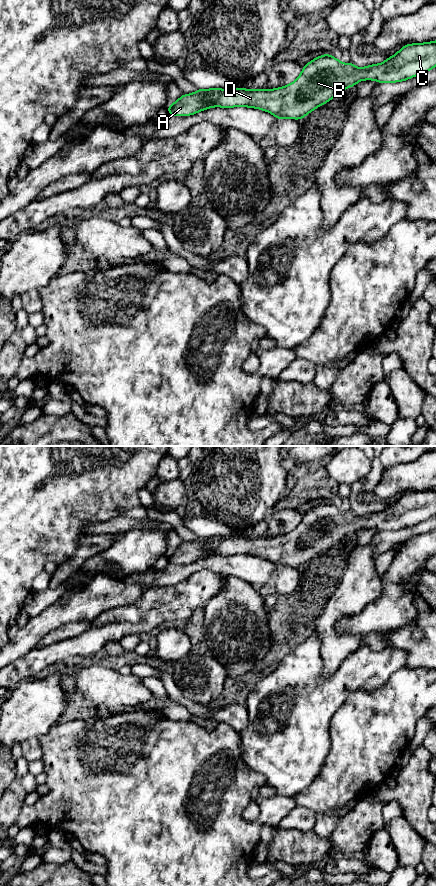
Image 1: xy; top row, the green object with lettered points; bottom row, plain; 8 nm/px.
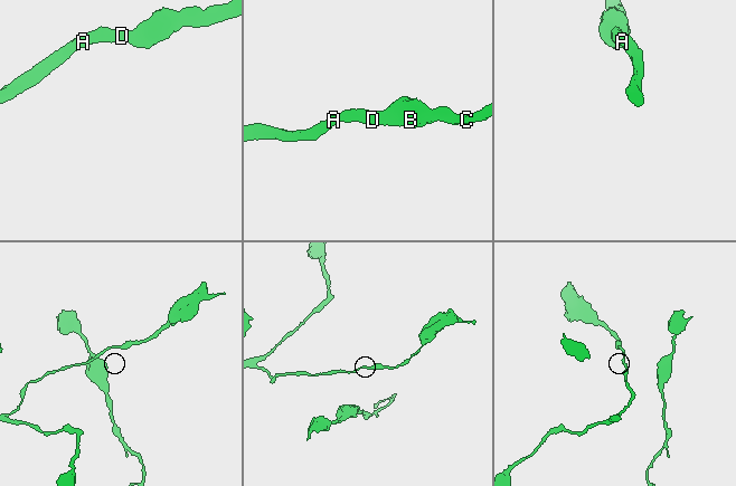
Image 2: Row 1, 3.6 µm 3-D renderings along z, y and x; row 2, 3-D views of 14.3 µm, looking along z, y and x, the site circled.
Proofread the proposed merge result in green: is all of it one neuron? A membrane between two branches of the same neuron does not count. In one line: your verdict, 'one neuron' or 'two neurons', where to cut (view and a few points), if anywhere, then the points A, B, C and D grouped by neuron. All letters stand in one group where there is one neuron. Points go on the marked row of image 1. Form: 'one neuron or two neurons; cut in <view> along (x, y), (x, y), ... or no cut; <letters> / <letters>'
one neuron; no cut; A B C D

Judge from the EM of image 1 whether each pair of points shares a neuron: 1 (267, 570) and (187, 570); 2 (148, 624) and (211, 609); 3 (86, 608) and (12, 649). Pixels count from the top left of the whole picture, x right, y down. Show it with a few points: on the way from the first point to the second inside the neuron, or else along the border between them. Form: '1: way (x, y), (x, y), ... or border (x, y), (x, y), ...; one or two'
1: way (247, 568), (238, 565), (207, 564); one
2: border (219, 590), (202, 607); two
3: way (68, 608), (44, 622), (30, 635); one

